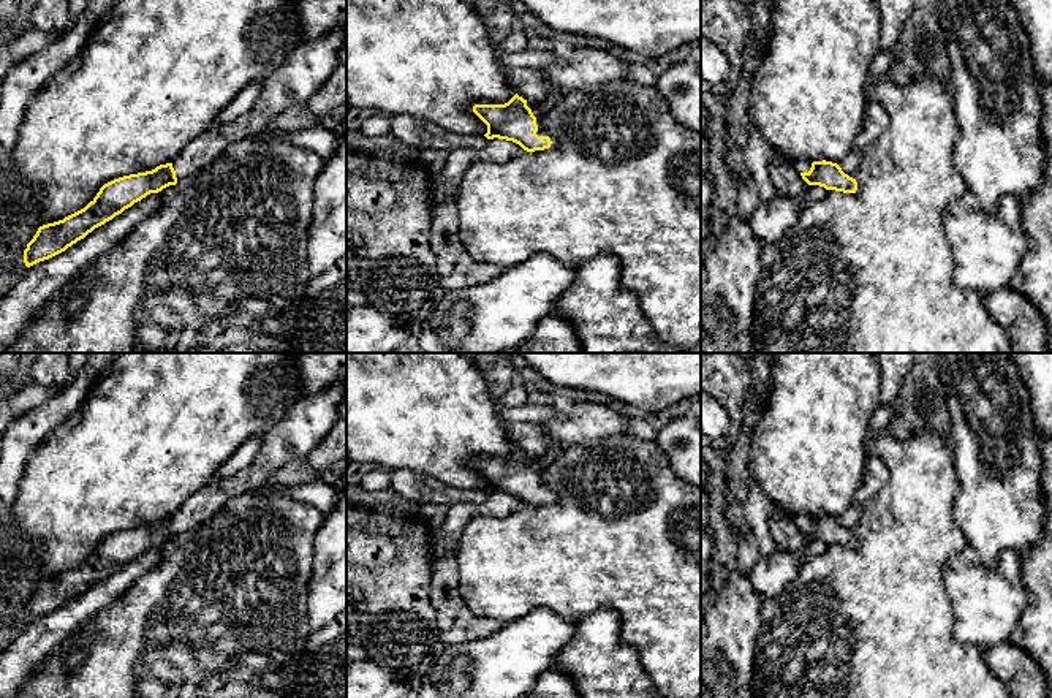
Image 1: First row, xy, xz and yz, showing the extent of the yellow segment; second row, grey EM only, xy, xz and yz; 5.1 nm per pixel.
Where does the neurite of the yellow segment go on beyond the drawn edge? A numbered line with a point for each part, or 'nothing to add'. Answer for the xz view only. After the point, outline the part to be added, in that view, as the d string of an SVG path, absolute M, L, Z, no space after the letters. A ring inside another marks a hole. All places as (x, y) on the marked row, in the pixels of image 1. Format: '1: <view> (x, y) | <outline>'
1: xz (538, 110) | M527 101L527 106L532 109L533 116L536 117L536 125L538 125L538 136L547 136L547 133L543 128L543 116L546 111L546 103L530 103Z

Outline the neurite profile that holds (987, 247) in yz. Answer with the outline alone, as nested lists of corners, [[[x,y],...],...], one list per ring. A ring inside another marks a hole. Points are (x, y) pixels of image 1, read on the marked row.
[[[967,190],[944,211],[943,231],[952,252],[957,286],[989,294],[1011,285],[1027,253],[1020,199],[1006,195],[993,212],[987,212]]]

